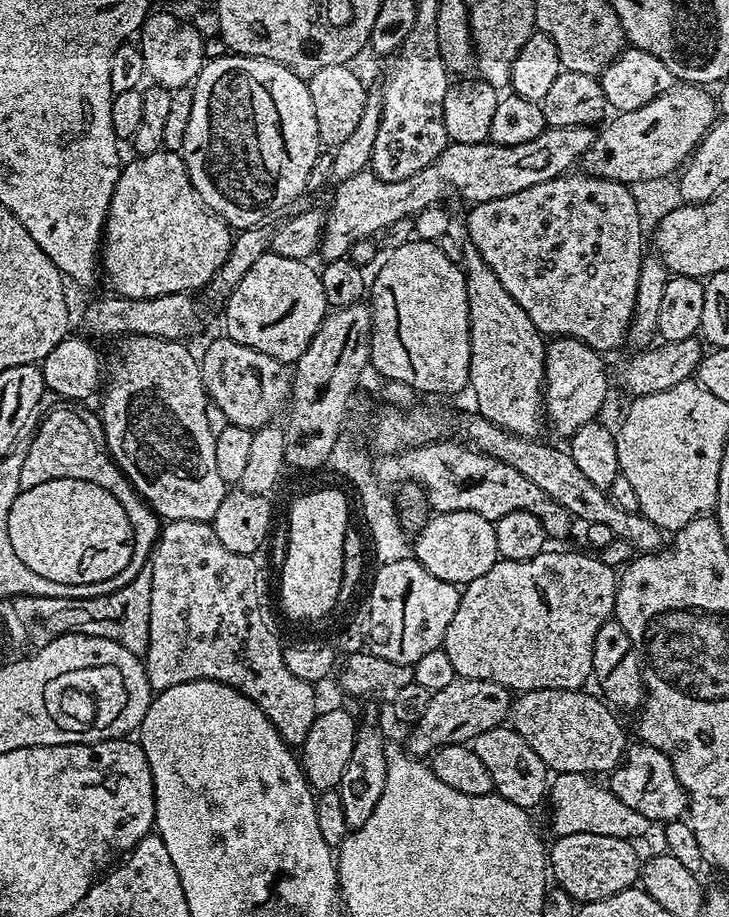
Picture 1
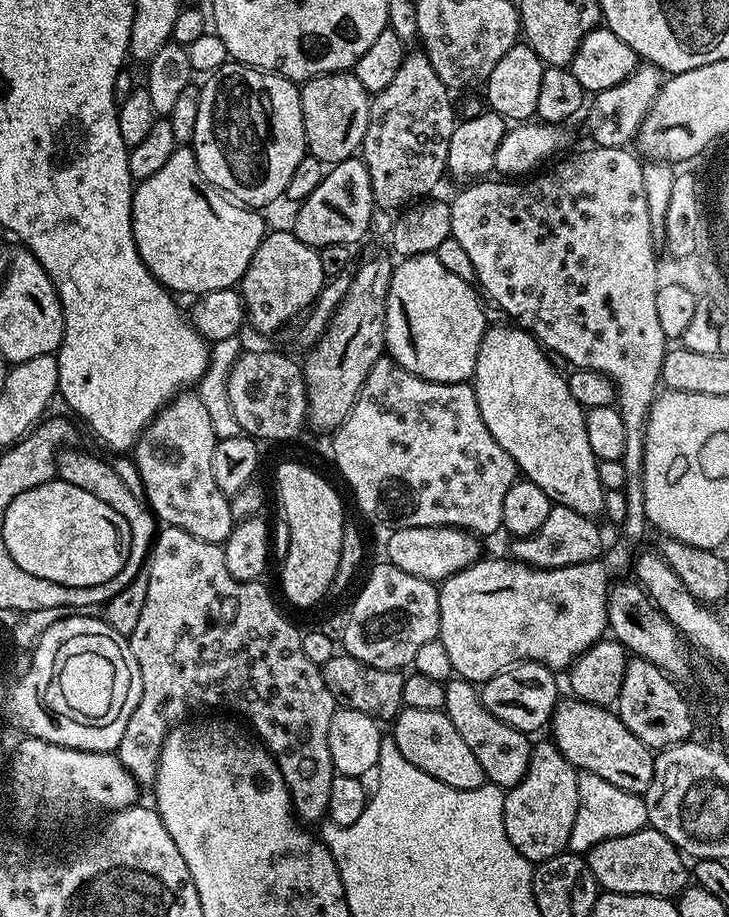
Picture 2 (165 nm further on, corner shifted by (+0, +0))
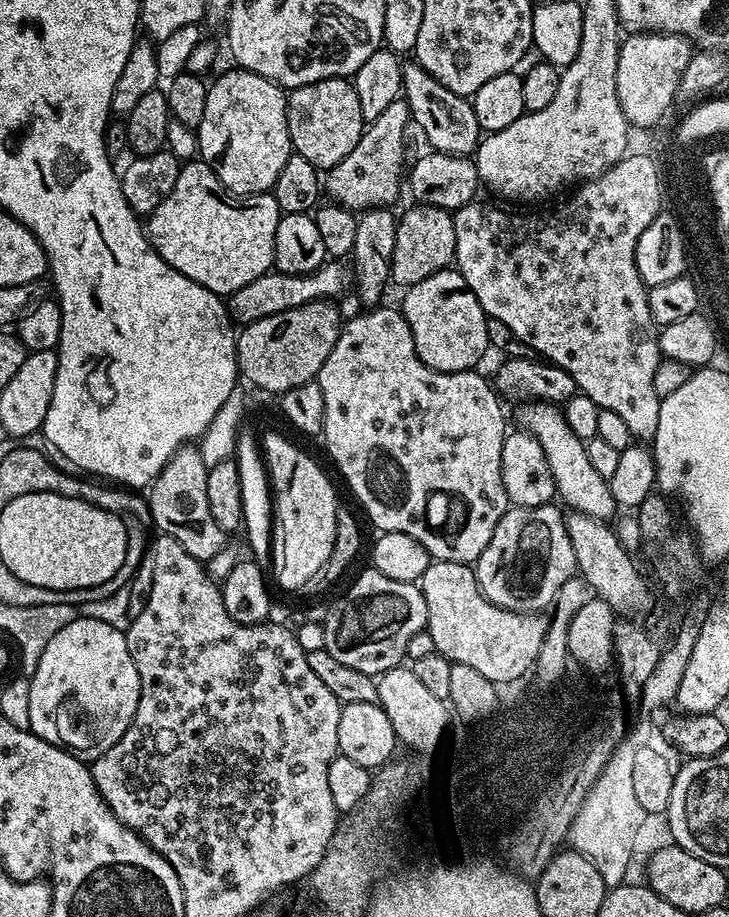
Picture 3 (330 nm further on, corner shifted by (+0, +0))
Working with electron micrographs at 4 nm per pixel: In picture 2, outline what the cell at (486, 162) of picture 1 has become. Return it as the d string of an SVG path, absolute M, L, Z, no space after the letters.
M647 62L641 63L635 72L630 72L621 84L610 86L610 90L602 90L591 97L587 105L588 136L598 148L622 148L635 141L642 122L656 101L660 92L662 73L660 69Z

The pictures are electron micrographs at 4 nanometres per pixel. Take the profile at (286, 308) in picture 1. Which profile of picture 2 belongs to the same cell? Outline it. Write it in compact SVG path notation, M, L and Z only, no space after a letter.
M290 230L269 231L258 246L258 250L254 250L254 258L250 258L250 266L246 266L246 274L238 285L239 294L244 299L247 323L253 324L260 332L276 332L279 328L286 327L296 315L295 320L312 307L325 283L326 277L317 249L306 246L306 242L299 240Z

